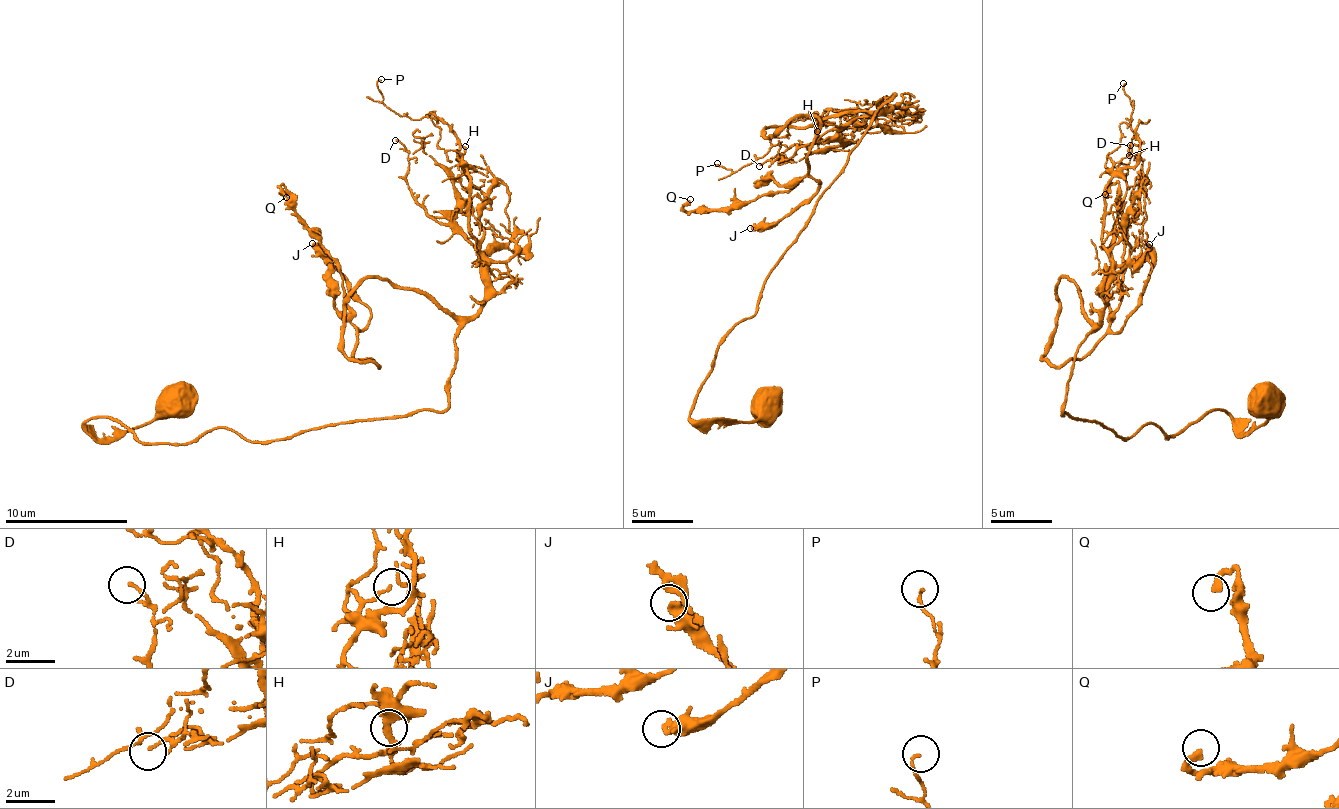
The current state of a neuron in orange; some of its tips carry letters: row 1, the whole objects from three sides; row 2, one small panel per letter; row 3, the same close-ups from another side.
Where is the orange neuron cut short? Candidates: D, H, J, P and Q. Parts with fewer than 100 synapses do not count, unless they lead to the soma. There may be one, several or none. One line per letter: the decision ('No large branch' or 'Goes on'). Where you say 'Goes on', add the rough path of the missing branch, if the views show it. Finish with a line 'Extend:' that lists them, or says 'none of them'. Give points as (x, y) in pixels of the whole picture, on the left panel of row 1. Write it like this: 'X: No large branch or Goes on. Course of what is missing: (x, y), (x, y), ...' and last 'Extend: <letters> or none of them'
D: No large branch
H: No large branch
J: No large branch
P: No large branch
Q: No large branch
Extend: none of them

